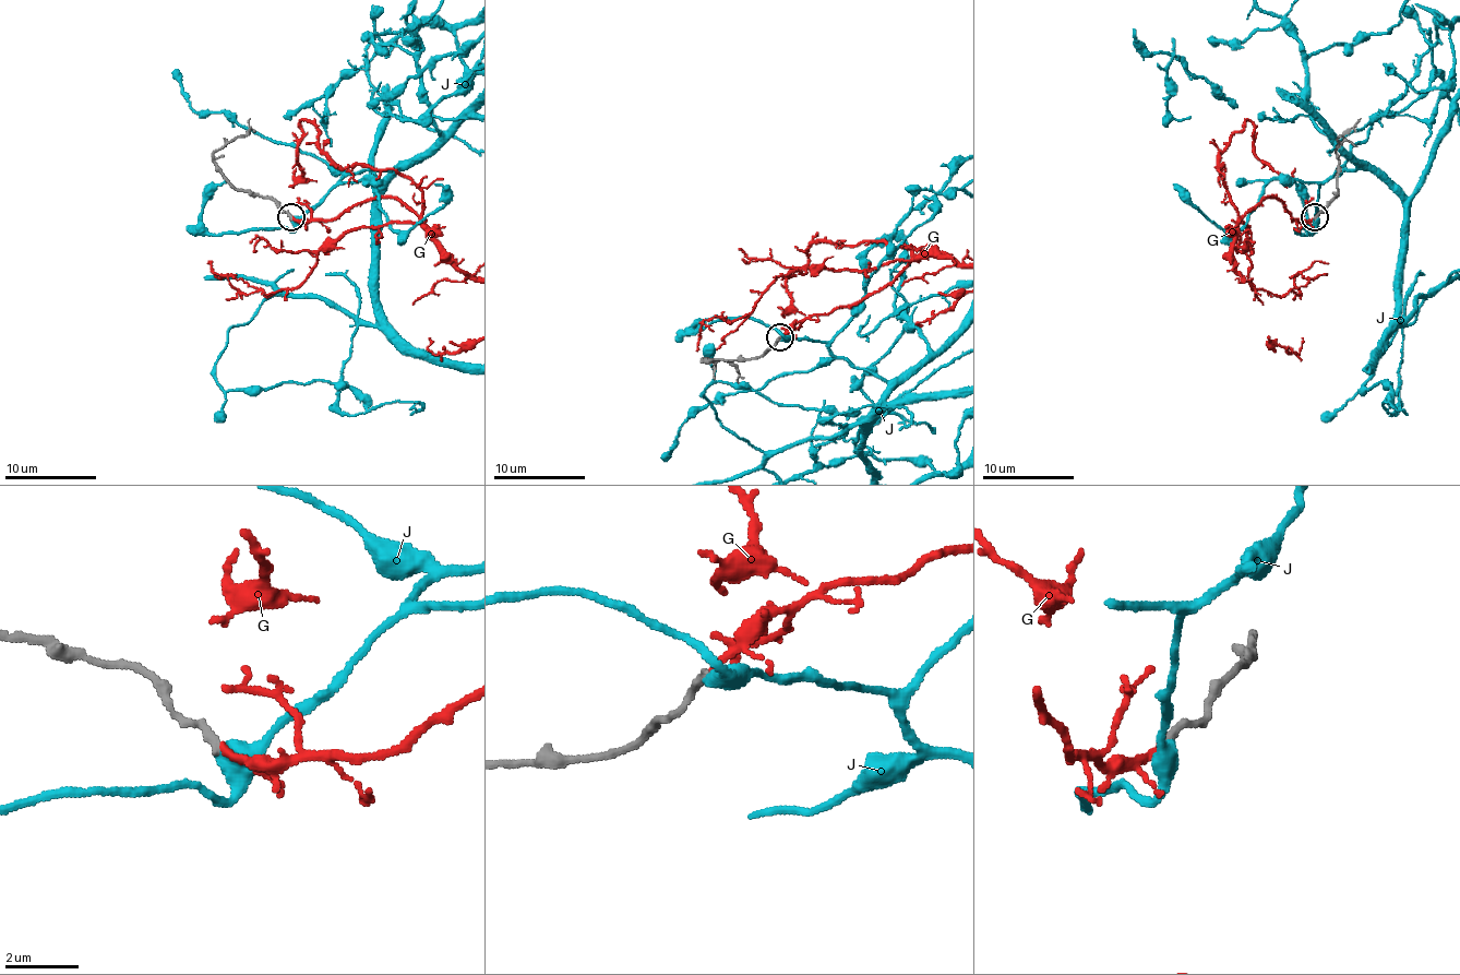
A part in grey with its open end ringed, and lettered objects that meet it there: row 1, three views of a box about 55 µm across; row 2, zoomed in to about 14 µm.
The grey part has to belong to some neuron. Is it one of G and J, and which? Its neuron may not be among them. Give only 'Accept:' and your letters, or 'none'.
Accept: G

